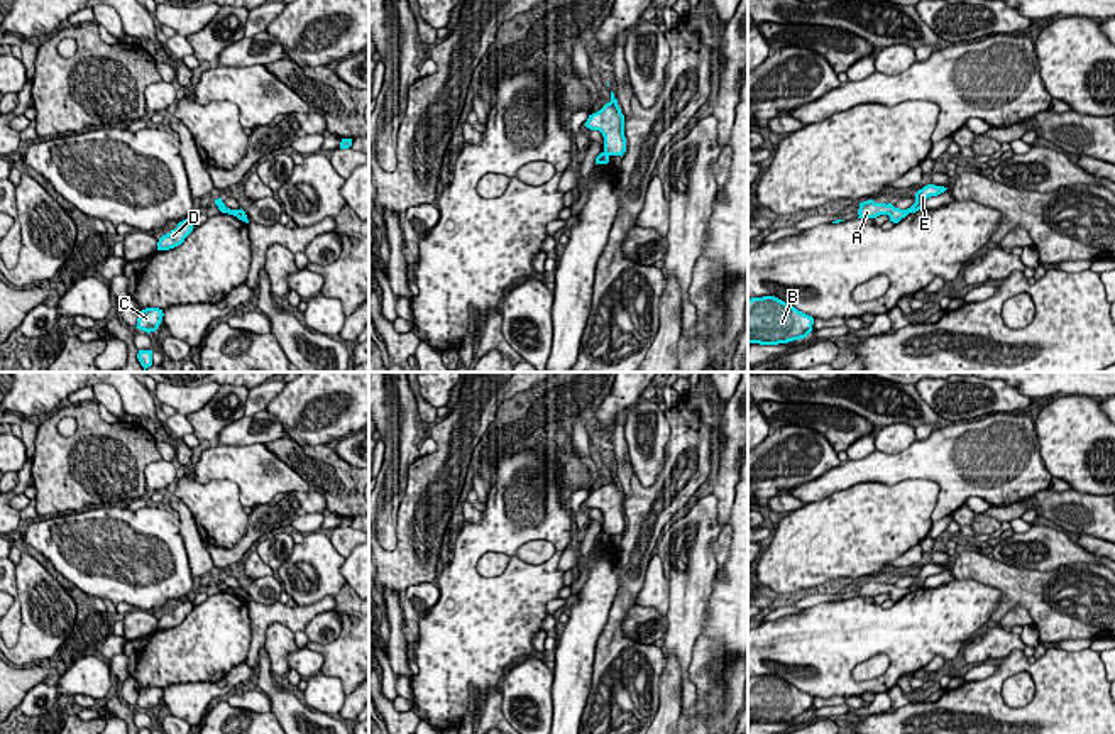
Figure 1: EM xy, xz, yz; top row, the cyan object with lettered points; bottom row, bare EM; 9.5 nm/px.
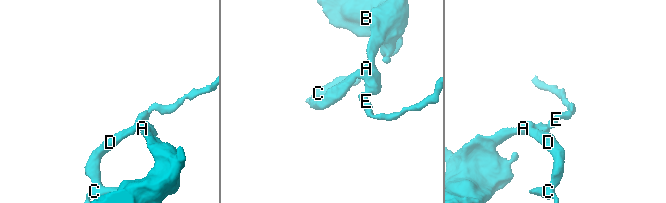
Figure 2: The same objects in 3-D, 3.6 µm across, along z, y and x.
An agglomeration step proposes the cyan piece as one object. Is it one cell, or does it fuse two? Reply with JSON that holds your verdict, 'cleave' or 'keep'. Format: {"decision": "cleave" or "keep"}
{"decision": "cleave"}

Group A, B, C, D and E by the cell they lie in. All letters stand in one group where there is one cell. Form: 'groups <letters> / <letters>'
groups A B C D / E

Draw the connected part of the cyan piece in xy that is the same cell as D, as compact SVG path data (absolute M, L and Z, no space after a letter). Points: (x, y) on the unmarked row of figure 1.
M189 597L179 600L174 609L159 617L157 629L169 629L181 624L184 617L193 611L193 607L195 605Z

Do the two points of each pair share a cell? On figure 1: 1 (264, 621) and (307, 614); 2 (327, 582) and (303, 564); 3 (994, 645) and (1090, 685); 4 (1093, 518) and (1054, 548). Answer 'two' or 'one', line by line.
1: one
2: one
3: two
4: two

